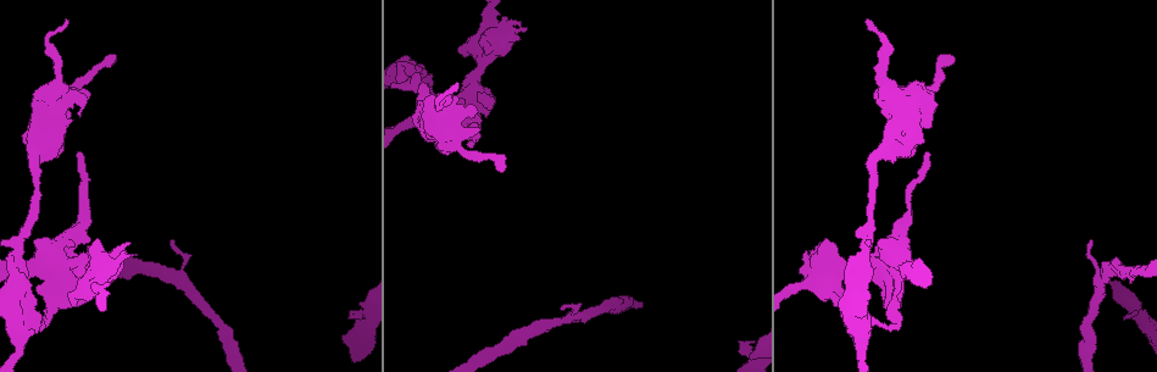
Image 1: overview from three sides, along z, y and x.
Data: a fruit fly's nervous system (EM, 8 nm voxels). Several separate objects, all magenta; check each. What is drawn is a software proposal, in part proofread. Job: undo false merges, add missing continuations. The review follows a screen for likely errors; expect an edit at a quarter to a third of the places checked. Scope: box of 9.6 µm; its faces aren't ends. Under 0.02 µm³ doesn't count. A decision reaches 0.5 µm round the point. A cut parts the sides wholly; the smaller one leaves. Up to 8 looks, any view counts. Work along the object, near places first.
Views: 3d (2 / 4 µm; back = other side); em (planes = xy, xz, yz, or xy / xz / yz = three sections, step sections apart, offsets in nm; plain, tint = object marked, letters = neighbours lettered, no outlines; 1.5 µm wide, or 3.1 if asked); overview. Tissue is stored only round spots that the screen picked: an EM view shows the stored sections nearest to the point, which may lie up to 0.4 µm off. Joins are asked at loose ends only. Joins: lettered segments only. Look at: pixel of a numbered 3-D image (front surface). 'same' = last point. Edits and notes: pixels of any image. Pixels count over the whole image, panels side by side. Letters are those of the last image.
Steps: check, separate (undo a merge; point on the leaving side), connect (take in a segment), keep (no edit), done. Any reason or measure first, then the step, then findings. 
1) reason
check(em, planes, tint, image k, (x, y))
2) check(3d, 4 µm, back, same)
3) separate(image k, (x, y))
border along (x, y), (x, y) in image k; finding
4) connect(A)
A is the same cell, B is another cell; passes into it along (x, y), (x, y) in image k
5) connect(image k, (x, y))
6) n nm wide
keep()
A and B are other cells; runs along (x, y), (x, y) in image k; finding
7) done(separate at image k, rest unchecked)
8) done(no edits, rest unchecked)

free end
check(3d, 4 µm, image 1, (738, 341))

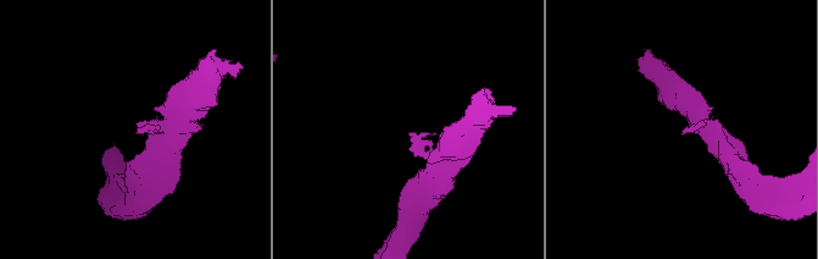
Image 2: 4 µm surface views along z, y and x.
check(em, planes, plain, image 2, (139, 132))

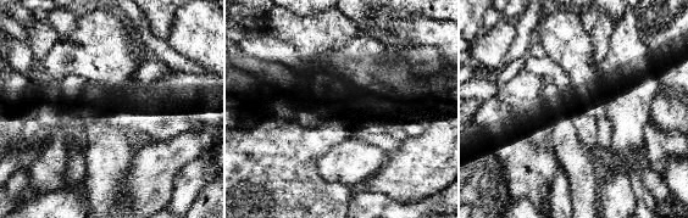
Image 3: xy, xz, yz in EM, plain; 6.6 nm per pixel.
check(em, planes, letters, same)

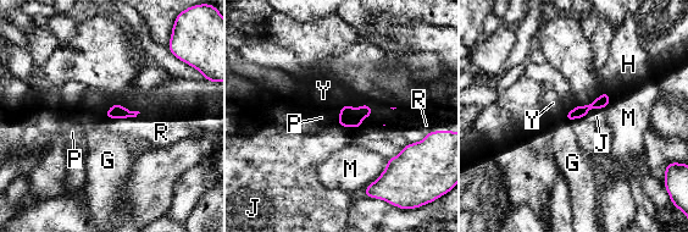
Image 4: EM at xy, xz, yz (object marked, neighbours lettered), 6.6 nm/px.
M touches over 260 nm
keep()
G, H, J, M, P, R and Y are other cells; no lettered segment goes on from it

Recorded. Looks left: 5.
branch stops here
check(em, yz, step 4, letters, image 1, (563, 310))

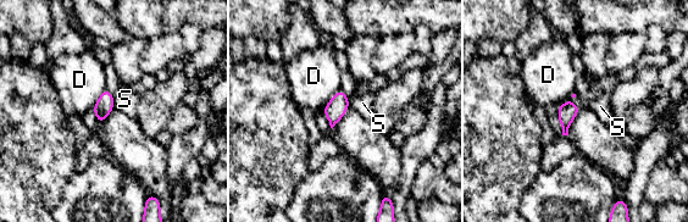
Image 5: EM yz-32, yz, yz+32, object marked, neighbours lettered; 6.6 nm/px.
another direction
check(em, planes, letters, same)

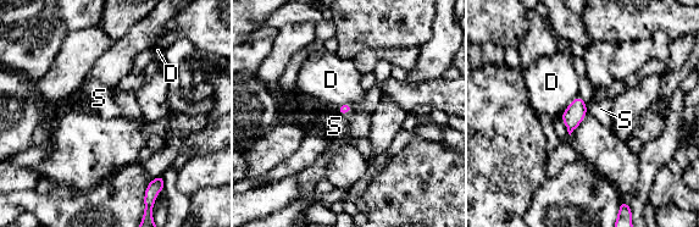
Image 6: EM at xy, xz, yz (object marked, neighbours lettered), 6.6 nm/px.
D touches over 190 nm
keep()
D and S are other cells; border along (586, 105), (588, 112) in image 6; no lettered segment goes on from it

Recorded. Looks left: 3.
calibre changes
check(em, xz, step 4, tint, image 1, (81, 207))

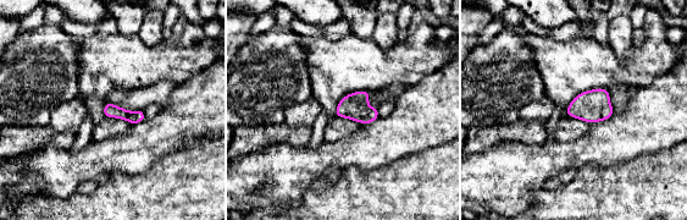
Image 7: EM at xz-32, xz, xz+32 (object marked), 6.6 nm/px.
check(em, xy, step 8, letters, same)

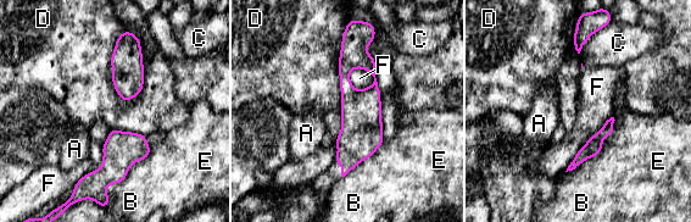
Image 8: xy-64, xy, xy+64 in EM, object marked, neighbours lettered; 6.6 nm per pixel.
D touches over 480 nm
keep()
A, B, C, D, E and F are other cells; one cell here

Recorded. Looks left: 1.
done(no edits, rest unchecked)

